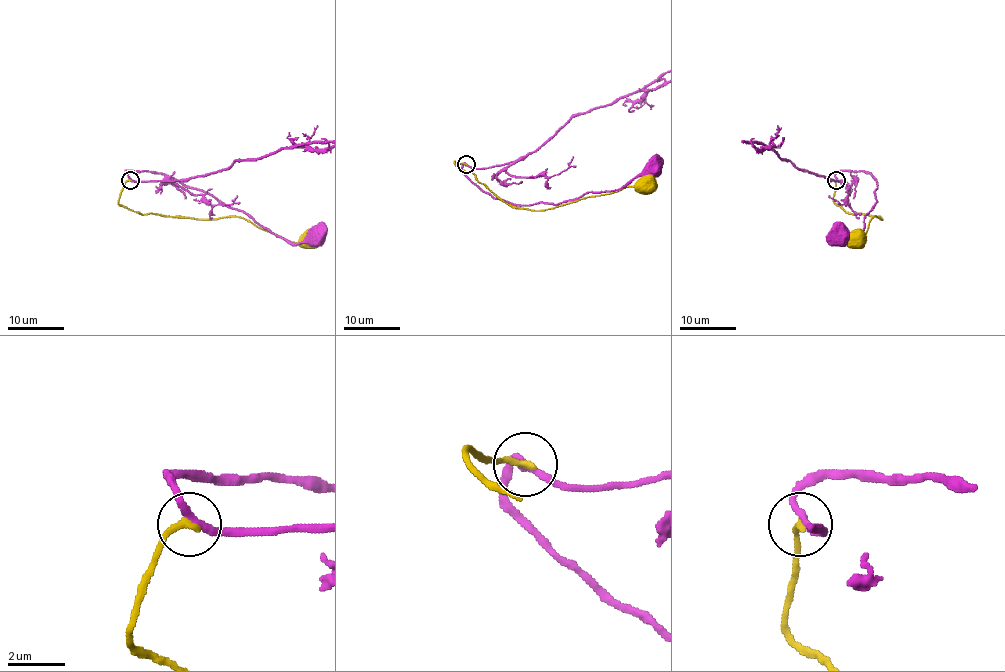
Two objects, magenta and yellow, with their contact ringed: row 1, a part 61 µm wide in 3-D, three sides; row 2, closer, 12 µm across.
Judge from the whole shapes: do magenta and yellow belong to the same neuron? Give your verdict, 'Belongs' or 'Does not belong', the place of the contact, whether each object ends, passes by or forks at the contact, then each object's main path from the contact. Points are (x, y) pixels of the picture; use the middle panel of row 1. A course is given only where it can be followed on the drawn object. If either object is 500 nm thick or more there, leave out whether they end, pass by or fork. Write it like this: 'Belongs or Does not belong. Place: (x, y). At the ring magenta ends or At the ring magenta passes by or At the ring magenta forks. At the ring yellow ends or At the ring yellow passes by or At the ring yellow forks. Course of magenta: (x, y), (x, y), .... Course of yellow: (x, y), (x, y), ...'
Does not belong. Place: (466, 164). At the ring magenta passes by. At the ring yellow ends. Course of magenta: (467, 164), (464, 163), (462, 171), (484, 191), (519, 205), (559, 204), (588, 192), (617, 190), (652, 169). Course of yellow: (465, 164), (455, 162), (503, 201), (536, 211), (645, 184)

